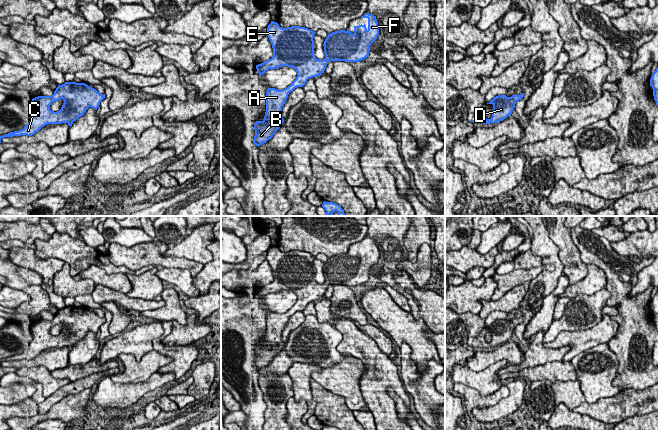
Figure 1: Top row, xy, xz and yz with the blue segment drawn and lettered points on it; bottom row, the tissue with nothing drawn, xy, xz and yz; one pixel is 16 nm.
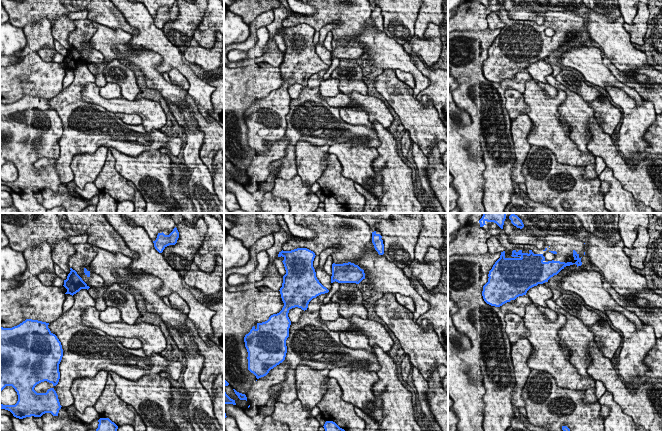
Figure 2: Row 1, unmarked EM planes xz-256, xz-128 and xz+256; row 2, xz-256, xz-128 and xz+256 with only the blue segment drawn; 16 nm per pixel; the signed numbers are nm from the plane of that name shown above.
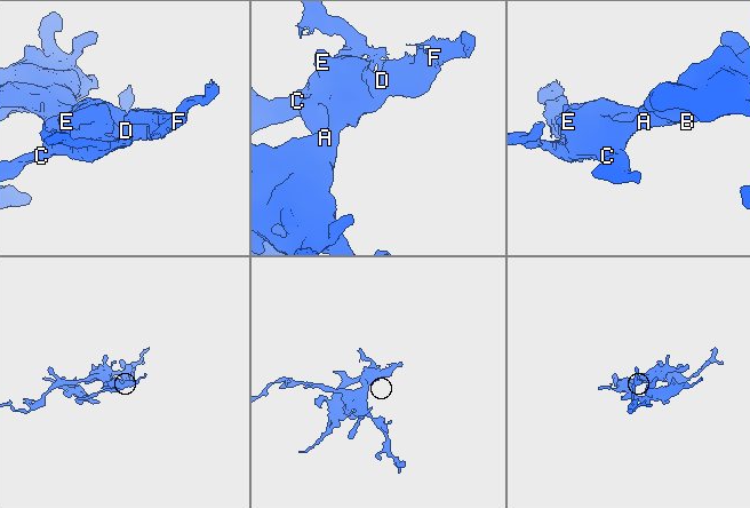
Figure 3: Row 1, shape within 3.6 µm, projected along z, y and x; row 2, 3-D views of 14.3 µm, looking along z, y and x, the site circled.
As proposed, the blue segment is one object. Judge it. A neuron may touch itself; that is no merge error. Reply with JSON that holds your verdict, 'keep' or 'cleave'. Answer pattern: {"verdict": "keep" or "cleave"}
{"verdict": "keep"}

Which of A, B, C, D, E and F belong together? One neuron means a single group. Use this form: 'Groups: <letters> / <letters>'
Groups: A B C D E F

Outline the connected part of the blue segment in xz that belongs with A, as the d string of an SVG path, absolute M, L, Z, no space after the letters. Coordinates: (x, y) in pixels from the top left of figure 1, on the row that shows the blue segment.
M365 13L361 18L368 19L368 25L354 26L354 33L349 29L328 34L324 41L325 58L319 60L314 55L314 35L316 32L300 26L282 28L271 21L267 33L273 57L256 65L259 75L269 69L282 66L292 67L297 72L296 79L283 90L268 88L266 91L266 112L262 121L254 124L253 143L260 146L266 143L282 126L282 107L288 95L297 87L303 87L308 79L324 73L329 61L359 62L369 55L371 44L379 35L376 16Z

